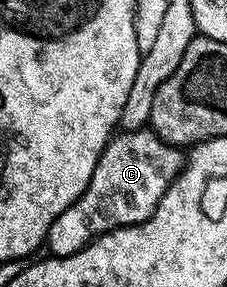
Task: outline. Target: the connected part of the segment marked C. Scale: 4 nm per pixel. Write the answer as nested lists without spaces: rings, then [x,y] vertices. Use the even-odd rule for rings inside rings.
[[[140,130],[120,131],[105,146],[89,186],[49,226],[45,248],[51,256],[71,256],[97,236],[104,236],[114,228],[130,224],[144,224],[155,213],[165,190],[183,171],[185,156],[176,145],[167,144],[156,132]]]

